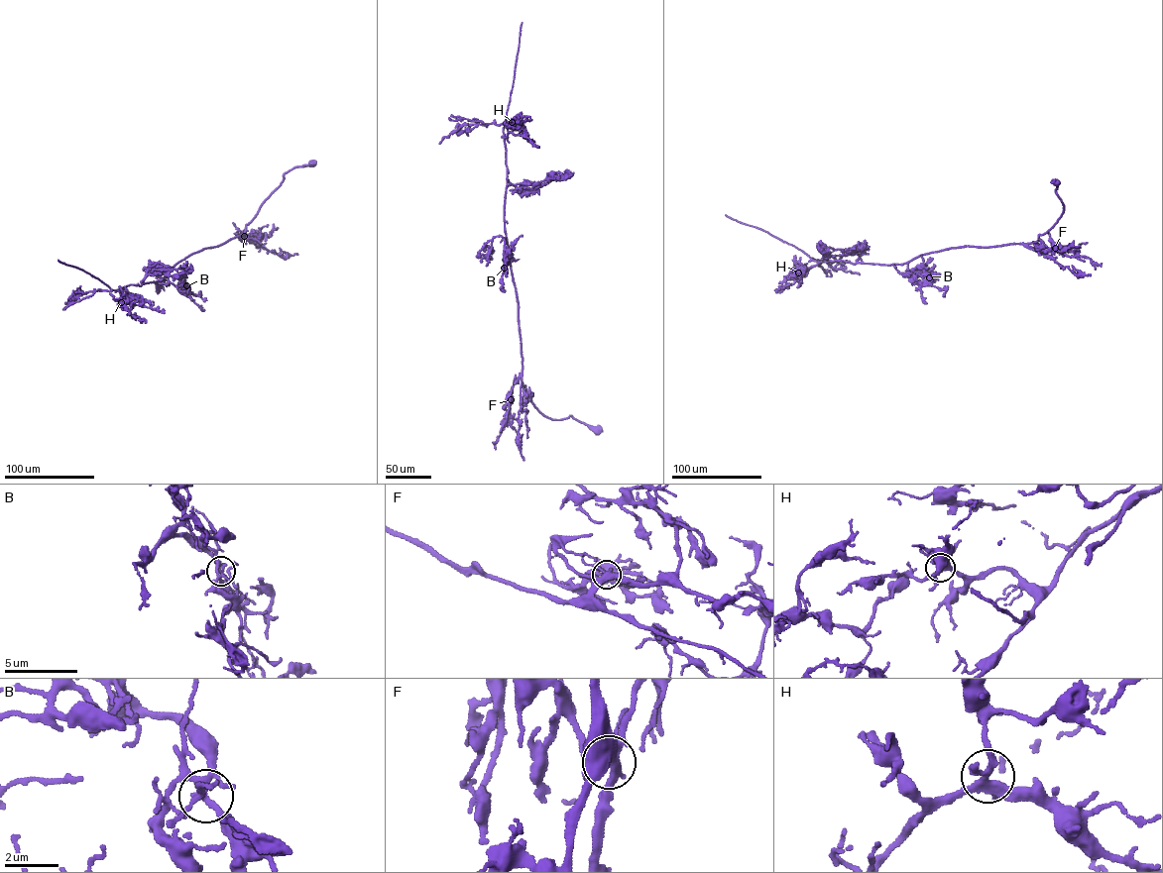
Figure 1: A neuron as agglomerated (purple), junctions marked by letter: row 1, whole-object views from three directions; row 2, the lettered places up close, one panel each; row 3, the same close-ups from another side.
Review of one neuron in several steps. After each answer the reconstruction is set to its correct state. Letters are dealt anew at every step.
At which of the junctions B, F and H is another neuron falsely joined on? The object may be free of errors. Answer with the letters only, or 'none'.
none

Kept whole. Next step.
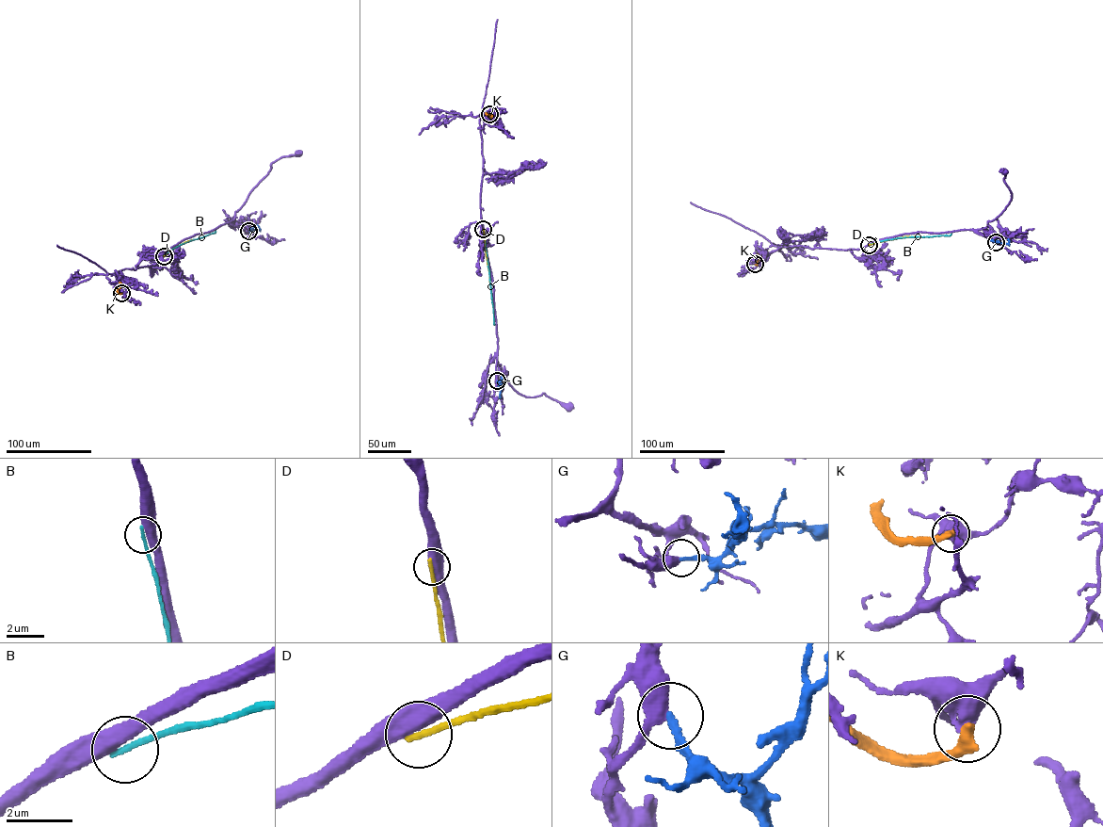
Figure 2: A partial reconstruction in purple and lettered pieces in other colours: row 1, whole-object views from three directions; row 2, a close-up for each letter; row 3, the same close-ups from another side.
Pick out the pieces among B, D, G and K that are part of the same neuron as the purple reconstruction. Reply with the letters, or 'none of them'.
G

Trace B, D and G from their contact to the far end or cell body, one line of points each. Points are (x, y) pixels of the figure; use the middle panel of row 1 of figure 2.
B: (483, 230), (494, 325)
D: (483, 229), (489, 283)
G: (497, 381), (500, 395)

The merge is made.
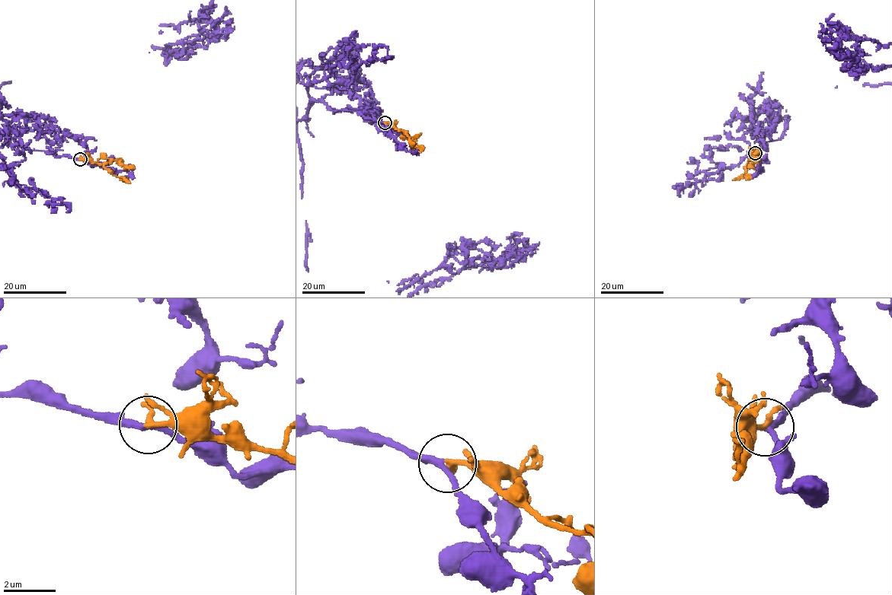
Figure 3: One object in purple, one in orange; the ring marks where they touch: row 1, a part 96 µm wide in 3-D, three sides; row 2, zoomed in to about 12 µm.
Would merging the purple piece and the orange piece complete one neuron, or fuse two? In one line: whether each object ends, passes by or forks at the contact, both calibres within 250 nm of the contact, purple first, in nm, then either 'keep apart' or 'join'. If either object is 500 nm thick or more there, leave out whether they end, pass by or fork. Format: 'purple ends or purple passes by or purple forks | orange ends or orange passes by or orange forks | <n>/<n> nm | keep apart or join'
purple passes by | orange ends | 220/260 nm | join

